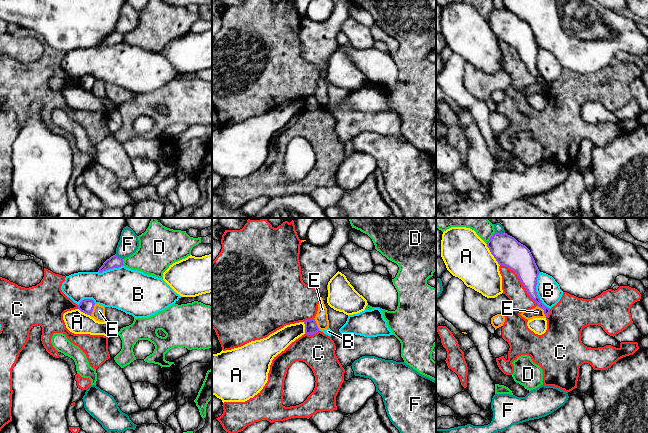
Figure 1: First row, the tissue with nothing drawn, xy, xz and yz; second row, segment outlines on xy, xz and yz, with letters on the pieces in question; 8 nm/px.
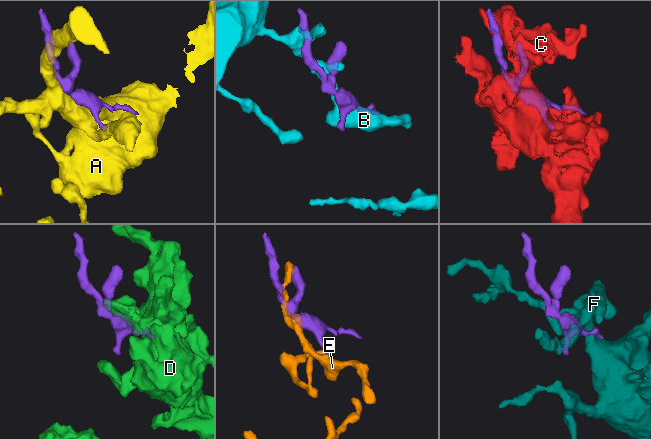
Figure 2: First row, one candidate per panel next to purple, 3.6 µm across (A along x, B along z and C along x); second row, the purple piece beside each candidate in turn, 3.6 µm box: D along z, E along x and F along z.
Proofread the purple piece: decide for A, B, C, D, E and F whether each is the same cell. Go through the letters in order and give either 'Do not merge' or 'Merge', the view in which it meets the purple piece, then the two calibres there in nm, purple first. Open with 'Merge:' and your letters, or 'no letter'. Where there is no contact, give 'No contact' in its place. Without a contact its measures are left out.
Merge: no letter
A: Do not merge. Touches purple in yz. Thickness 240 nm (purple) against 360 nm
B: Do not merge. Touches purple in yz. Thickness 190 nm (purple) against 190 nm
C: Do not merge. Touches purple in yz. Thickness 220 nm (purple) against 160 nm
D: Do not merge. Touches purple in yz. Thickness 240 nm (purple) against 130 nm
E: Do not merge. Touches purple in yz. Thickness 120 nm (purple) against 90 nm
F: Do not merge. Touches purple in xy. Thickness 100 nm (purple) against 160 nm

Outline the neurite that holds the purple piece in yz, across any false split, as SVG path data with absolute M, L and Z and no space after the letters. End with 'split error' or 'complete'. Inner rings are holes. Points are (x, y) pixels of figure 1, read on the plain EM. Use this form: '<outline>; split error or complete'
M495 8L486 20L499 41L506 42L517 50L529 72L544 86L547 93L550 84L537 71L536 61L540 47L530 26L505 8Z; complete

